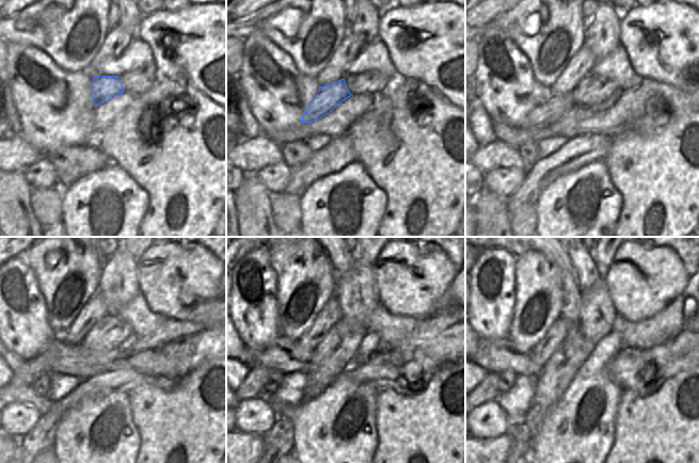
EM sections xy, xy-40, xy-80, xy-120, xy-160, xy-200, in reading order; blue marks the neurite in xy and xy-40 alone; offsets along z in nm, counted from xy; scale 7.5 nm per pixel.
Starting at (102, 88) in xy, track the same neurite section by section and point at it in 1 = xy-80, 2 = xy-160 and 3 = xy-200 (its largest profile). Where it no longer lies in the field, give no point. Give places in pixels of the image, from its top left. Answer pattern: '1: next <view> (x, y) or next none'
1: next xy-80 (558, 106)
2: next xy-160 (283, 356)
3: next xy-200 (520, 363)

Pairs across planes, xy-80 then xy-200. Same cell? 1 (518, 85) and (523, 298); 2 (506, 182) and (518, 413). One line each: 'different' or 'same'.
1: different
2: different

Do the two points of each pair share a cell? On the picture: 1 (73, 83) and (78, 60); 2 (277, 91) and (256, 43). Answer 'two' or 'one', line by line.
1: two
2: one

